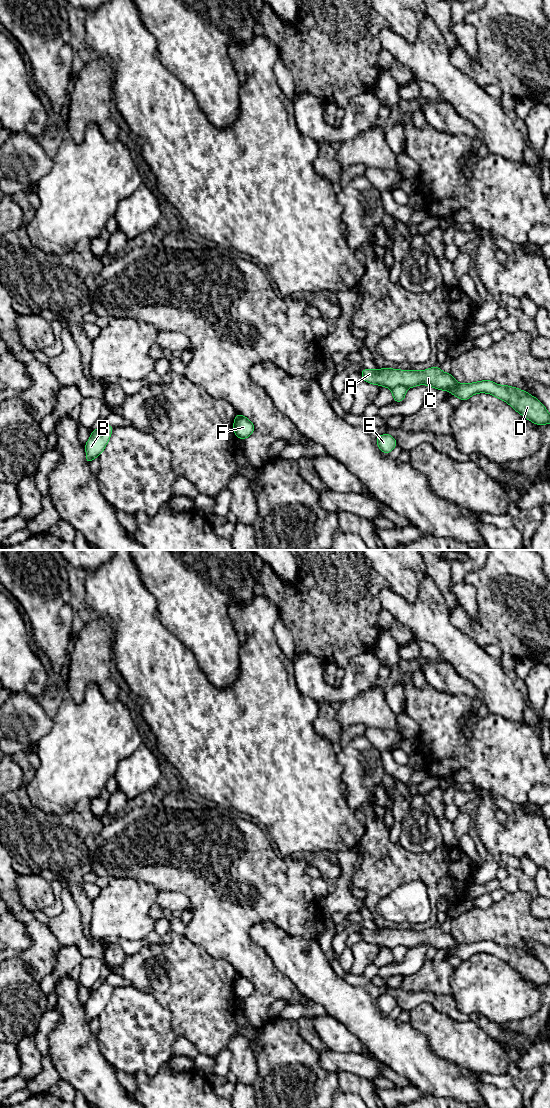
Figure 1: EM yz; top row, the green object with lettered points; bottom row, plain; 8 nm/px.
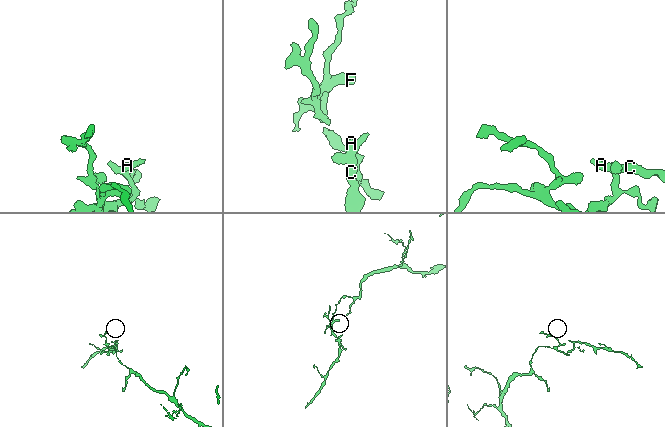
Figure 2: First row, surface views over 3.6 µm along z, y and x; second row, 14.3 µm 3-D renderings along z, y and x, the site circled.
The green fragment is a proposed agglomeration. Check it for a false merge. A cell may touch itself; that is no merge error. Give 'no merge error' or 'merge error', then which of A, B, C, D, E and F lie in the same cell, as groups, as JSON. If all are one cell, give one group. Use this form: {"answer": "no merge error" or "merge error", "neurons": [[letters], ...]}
{"answer": "merge error", "neurons": [["A", "C", "D"], ["B", "E", "F"]]}

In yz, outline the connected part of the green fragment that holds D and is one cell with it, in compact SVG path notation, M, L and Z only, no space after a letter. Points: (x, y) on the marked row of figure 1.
M436 366L423 371L363 368L361 377L370 384L389 389L393 389L397 385L405 386L408 389L425 384L435 389L450 391L452 395L462 401L467 401L474 394L488 393L508 403L515 411L534 424L550 424L550 414L546 407L528 392L512 386L498 385L490 380L460 384L451 373L444 373Z

